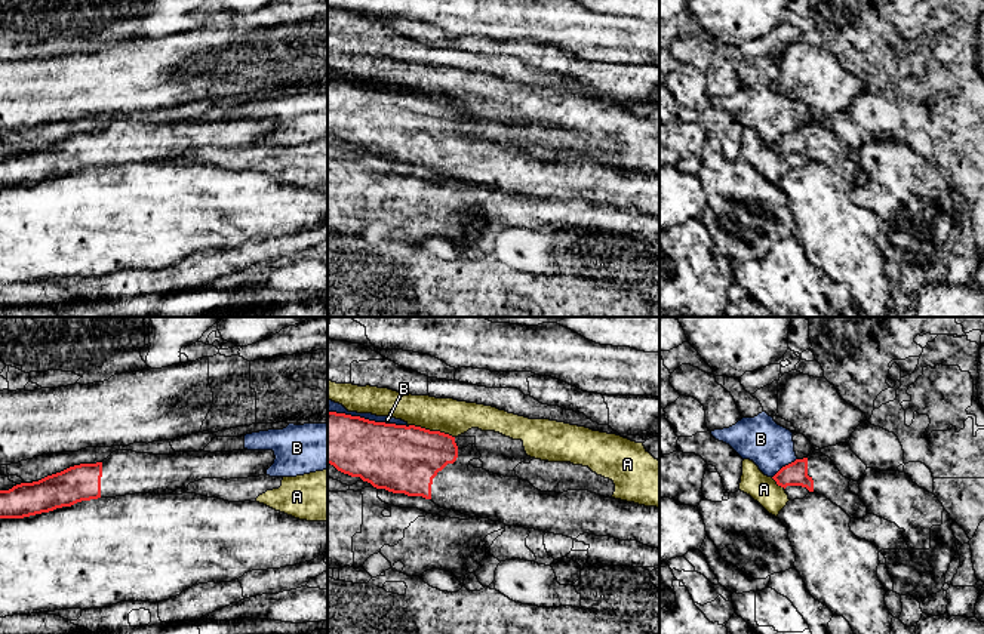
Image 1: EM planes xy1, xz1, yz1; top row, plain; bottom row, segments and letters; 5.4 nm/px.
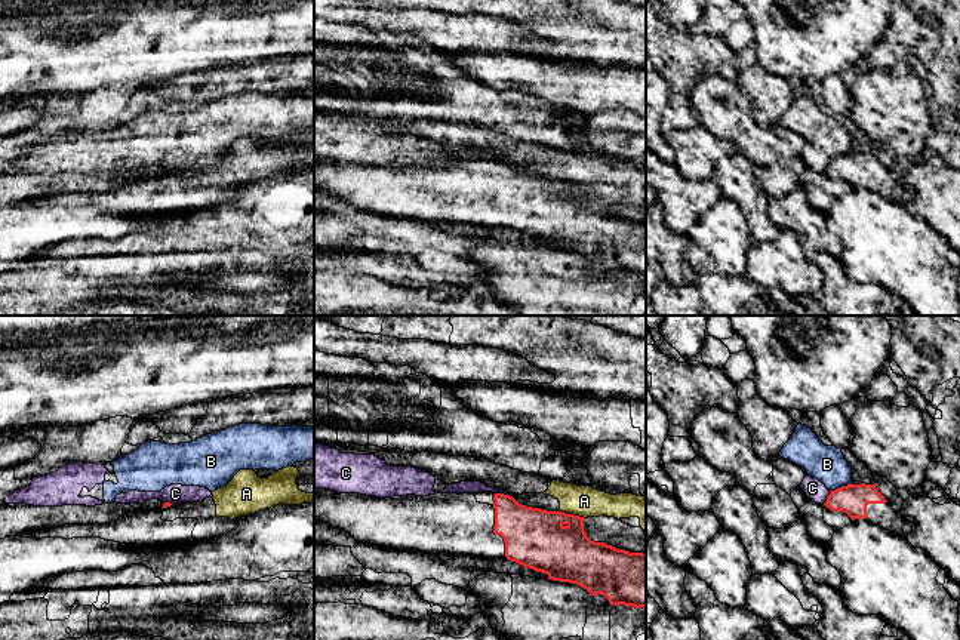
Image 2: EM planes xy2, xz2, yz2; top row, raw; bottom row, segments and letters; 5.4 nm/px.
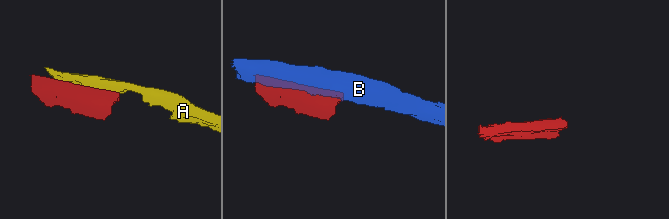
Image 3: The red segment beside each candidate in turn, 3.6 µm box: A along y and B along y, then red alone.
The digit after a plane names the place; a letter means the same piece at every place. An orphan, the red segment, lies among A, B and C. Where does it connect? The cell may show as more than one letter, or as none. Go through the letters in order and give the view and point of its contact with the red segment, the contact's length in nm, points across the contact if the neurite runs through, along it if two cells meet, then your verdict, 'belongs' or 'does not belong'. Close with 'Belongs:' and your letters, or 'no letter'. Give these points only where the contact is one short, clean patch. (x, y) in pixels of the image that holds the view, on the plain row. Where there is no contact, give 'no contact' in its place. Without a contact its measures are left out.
A: meets red in xz1 at (431, 99); contact 260 nm long; does not belong
B: meets red in xz1 at (368, 88); contact 460 nm long; does not belong
C: meets red in yz2 at (827, 166); contact 80 nm long; border along yz2 (830, 160), (822, 172); does not belong
Belongs: no letter

